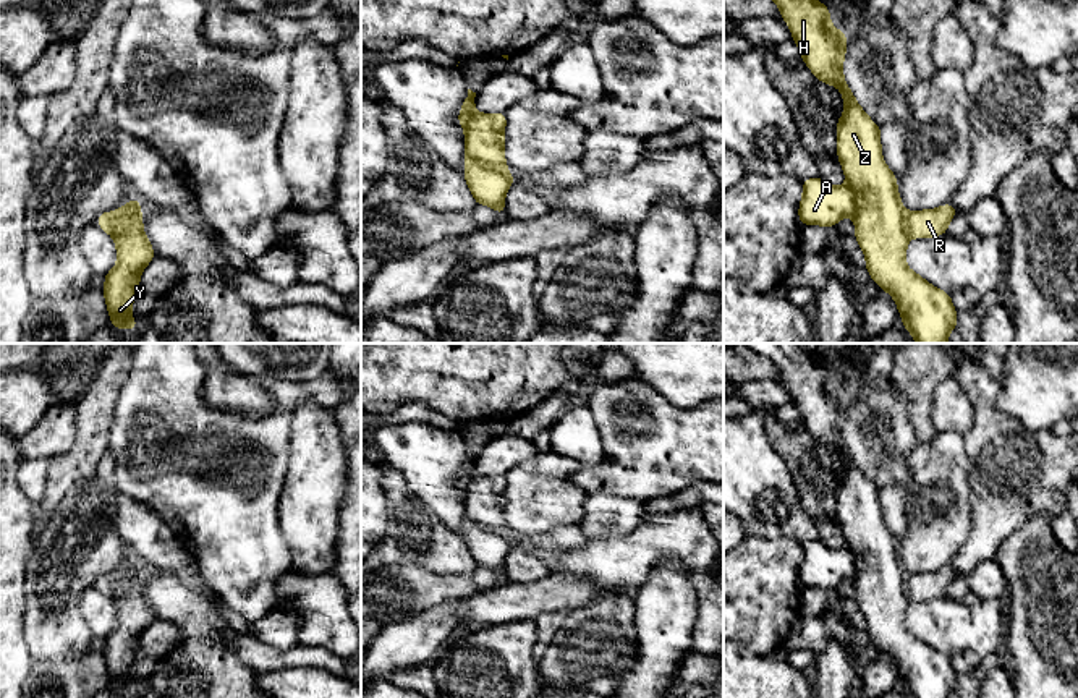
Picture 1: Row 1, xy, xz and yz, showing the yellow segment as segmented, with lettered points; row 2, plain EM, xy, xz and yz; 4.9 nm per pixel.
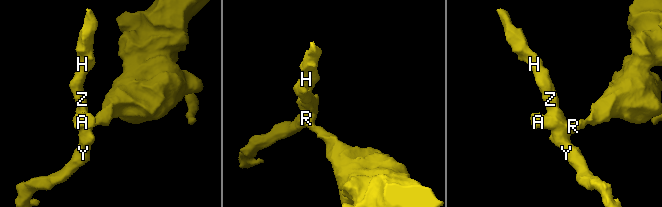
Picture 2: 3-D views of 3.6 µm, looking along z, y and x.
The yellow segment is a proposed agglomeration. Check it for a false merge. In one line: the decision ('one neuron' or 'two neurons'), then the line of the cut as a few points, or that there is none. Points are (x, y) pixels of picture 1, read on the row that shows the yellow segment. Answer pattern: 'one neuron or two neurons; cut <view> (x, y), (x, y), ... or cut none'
two neurons; cut xz (466, 154), (486, 165), (505, 170)

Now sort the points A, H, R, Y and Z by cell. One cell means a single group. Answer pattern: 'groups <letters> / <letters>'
groups A R / H Y Z

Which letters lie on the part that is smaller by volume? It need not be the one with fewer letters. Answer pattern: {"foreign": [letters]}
{"foreign": ["H", "Y", "Z"]}

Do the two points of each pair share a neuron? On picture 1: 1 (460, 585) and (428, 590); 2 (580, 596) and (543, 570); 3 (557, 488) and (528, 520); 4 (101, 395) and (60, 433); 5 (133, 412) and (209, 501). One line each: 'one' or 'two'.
1: one
2: two
3: one
4: two
5: one

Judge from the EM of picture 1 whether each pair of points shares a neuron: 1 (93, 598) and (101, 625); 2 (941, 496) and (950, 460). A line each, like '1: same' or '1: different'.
1: same
2: same

